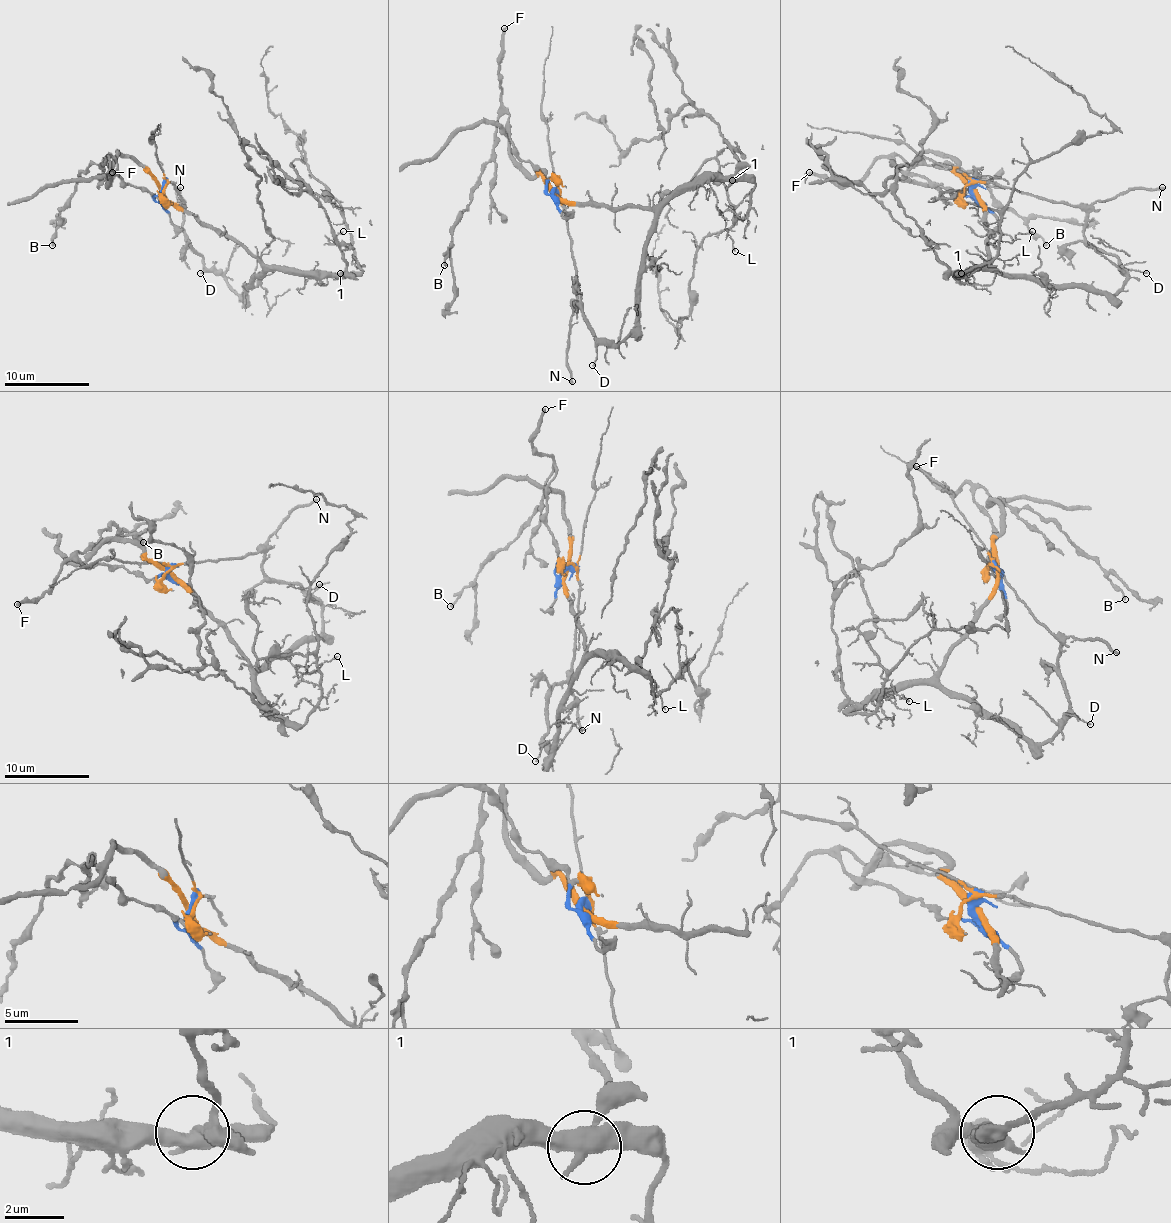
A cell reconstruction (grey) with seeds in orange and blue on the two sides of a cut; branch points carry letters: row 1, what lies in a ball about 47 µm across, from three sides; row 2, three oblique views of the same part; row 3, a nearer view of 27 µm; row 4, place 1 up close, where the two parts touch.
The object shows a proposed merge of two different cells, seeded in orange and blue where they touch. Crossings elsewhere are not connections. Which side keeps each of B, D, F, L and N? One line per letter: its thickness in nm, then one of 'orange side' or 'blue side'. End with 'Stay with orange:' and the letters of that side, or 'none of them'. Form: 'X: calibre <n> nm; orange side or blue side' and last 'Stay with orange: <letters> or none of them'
B: calibre 200 nm; blue side
D: calibre 120 nm; orange side
F: calibre 280 nm; blue side
L: calibre 130 nm; orange side
N: calibre 200 nm; orange side
Stay with orange: D, L, N

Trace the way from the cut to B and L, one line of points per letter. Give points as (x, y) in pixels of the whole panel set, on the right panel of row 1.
B: (974, 188), (974, 201), (921, 176), (906, 176), (896, 155), (908, 163), (946, 163), (972, 171), (1046, 246)
L: (974, 188), (989, 231), (989, 261), (961, 275), (995, 254), (999, 248), (993, 241), (1010, 241), (1031, 231)

